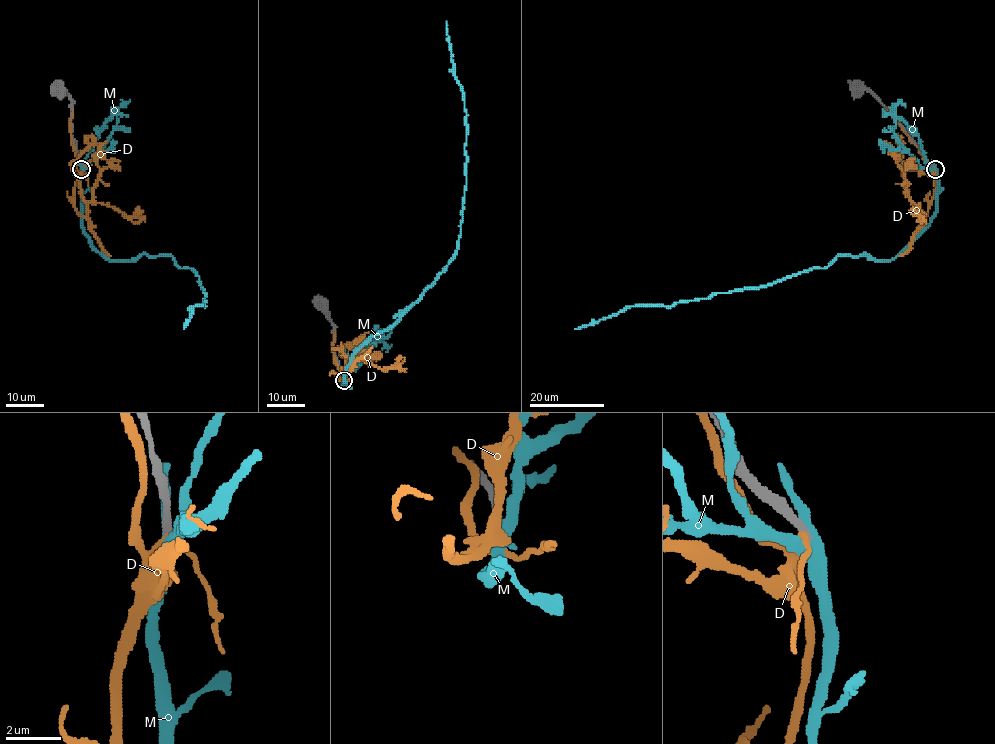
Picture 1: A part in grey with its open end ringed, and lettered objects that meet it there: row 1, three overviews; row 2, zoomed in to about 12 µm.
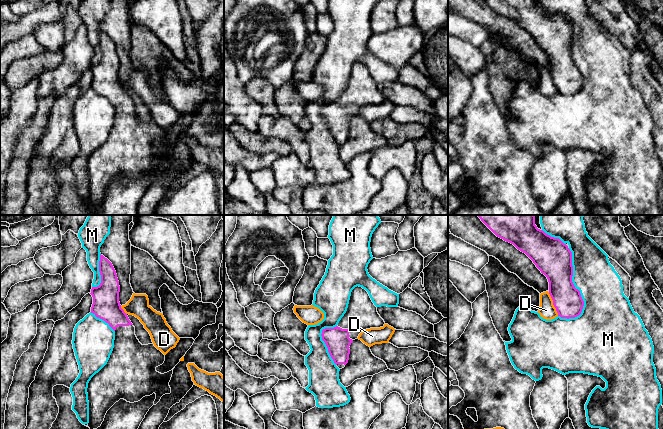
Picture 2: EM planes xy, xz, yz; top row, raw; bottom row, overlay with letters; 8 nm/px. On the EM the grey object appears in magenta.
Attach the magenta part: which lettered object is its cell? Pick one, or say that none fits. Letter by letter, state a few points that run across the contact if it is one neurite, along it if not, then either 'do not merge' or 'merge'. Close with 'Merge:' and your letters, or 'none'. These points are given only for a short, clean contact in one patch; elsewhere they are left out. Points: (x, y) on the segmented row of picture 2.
D: do not merge
M: do not merge
Merge: none

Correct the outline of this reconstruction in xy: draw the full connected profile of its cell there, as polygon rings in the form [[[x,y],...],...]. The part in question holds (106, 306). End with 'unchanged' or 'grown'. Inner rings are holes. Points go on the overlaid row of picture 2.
[[[101,254],[99,272],[101,283],[97,287],[92,287],[90,293],[93,297],[91,313],[109,324],[115,331],[115,340],[114,348],[107,364],[88,383],[88,427],[90,429],[100,427],[107,411],[120,399],[134,403],[140,401],[145,396],[155,393],[154,405],[156,405],[163,395],[171,393],[169,382],[173,374],[173,370],[164,374],[156,371],[156,368],[164,363],[165,355],[153,343],[142,345],[137,339],[135,327],[121,308],[119,302],[120,286],[116,271],[112,263]]]; grown

